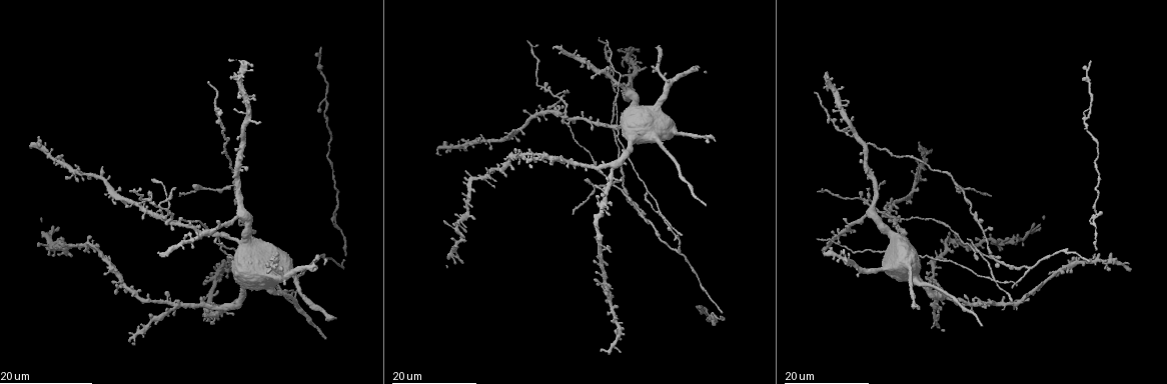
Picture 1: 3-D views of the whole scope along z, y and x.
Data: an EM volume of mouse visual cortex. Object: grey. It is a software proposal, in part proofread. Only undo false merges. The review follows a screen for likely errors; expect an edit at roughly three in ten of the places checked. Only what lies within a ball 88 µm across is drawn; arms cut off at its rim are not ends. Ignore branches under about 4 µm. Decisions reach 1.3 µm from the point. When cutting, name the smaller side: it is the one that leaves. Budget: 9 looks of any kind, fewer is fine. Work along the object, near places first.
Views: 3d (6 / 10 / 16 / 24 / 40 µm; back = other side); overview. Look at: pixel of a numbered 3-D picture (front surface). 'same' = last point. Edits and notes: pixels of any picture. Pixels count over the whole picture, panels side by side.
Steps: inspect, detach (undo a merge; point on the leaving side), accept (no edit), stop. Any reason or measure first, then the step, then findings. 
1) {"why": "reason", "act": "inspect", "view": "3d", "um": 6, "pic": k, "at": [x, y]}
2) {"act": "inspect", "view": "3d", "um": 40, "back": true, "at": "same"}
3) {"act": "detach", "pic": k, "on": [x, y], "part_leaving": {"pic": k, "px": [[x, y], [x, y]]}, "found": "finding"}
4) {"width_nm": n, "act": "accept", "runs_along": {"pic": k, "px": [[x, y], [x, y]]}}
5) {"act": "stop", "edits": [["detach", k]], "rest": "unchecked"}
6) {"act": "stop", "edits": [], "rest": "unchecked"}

{"why": "a fork", "act": "inspect", "view": "3d", "um": 24, "pic": 1, "at": [568, 123]}

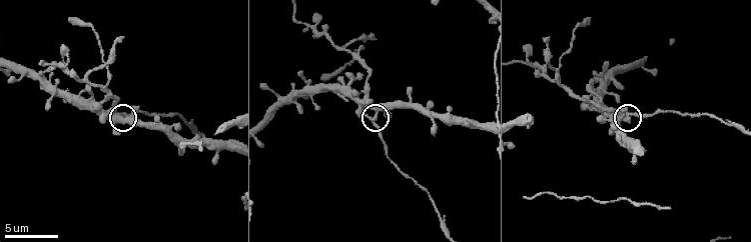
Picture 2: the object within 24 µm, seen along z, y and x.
{"act": "inspect", "view": "3d", "um": 10, "pic": 2, "at": [629, 112]}

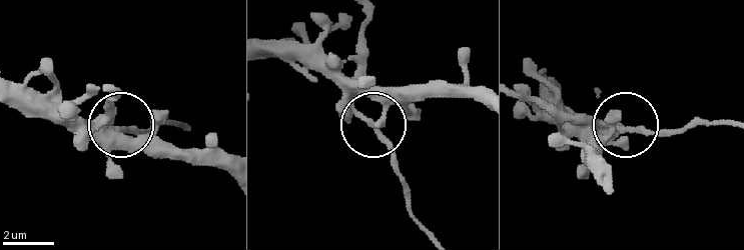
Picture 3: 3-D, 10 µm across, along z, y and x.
{"act": "inspect", "view": "3d", "um": 6, "pic": 3, "at": [123, 128]}

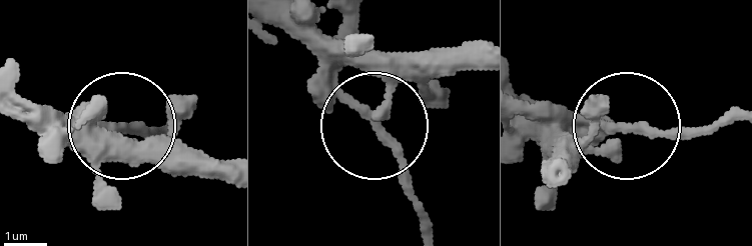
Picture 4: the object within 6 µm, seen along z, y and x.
{"width_nm": 220, "act": "accept", "found": "all the same neuron"}

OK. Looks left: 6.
{"act": "inspect", "view": "3d", "um": 16, "pic": 2, "at": [562, 87]}

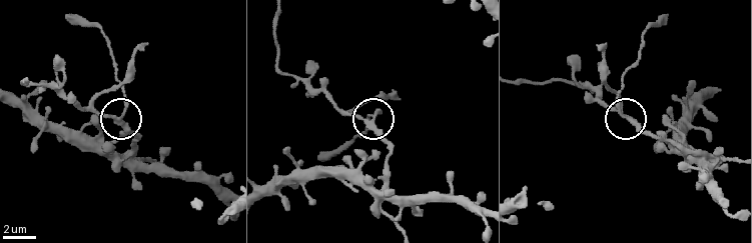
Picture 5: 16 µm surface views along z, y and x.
{"width_nm": 230, "act": "accept", "found": "continuous, no second neuron"}

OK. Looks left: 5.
{"why": "a fork", "act": "inspect", "view": "3d", "um": 24, "pic": 1, "at": [1030, 271]}

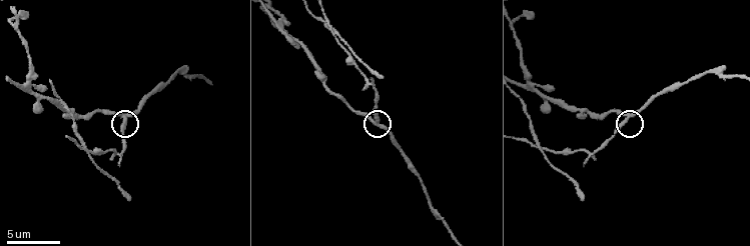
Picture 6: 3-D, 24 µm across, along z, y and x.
{"act": "inspect", "view": "3d", "um": 6, "pic": 6, "at": [124, 116]}

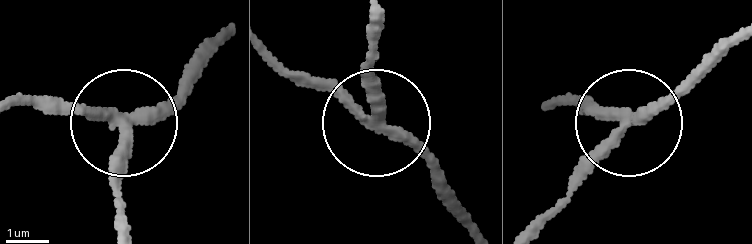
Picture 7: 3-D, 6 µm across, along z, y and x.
{"arms": 3, "act": "detach", "pic": 7, "on": [115, 173], "part_leaving": {"pic": 7, "px": [[123, 136], [123, 229]]}, "found": "a second neuron is stuck on"}

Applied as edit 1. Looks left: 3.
{"act": "inspect", "view": "overview"}

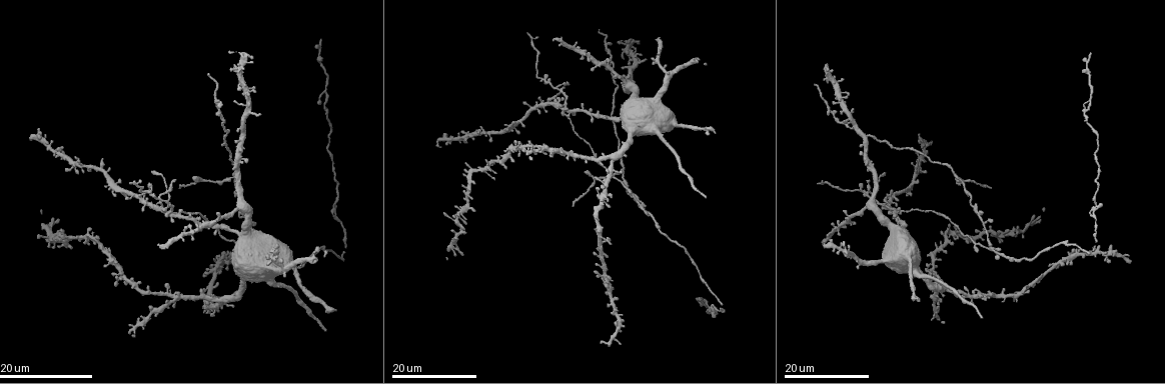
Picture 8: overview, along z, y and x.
{"why": "three-way junction", "act": "inspect", "view": "3d", "um": 16, "pic": 8, "at": [1095, 204]}

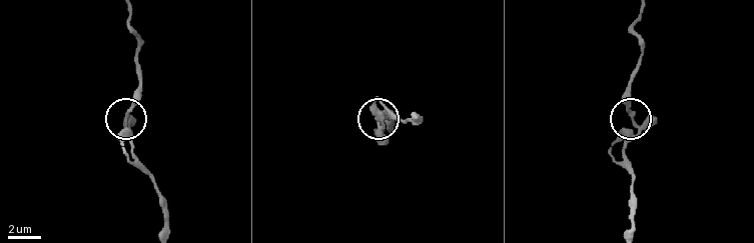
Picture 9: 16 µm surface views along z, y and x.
{"act": "inspect", "view": "3d", "um": 6, "pic": 9, "at": [127, 121]}

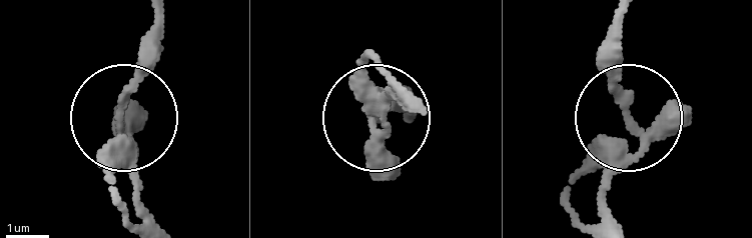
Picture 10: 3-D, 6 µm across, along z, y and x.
{"width_nm": 300, "act": "accept", "runs_along": {"pic": 10, "px": [[616, 217], [602, 185], [623, 121], [623, 13]]}, "found": "one neuron here"}

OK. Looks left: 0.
{"act": "stop", "edits": [["detach", 7]], "rest": "unchecked"}

